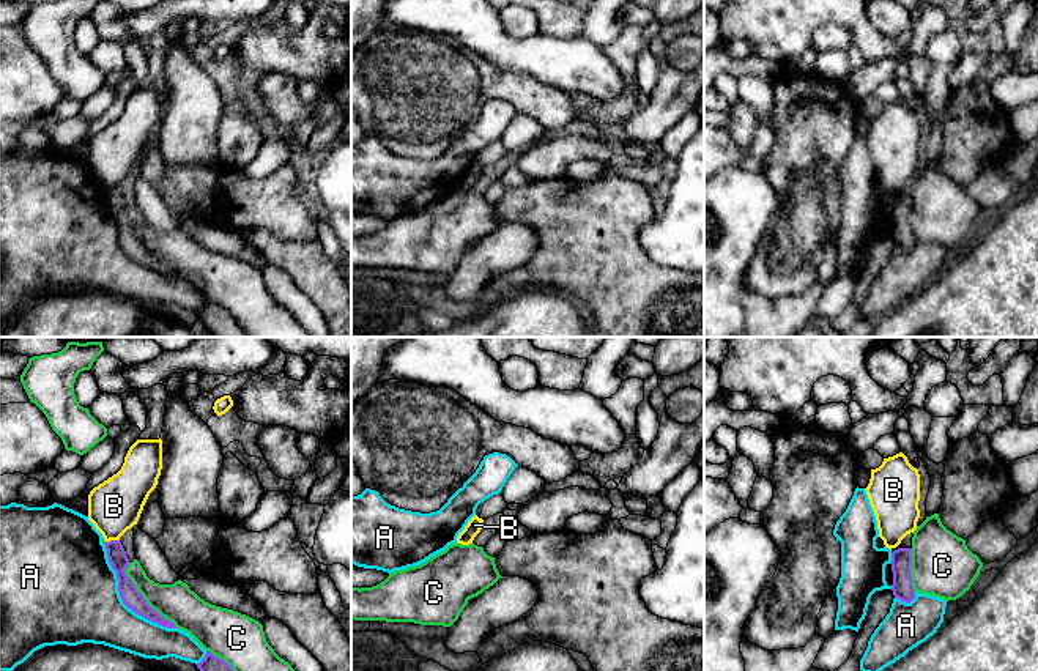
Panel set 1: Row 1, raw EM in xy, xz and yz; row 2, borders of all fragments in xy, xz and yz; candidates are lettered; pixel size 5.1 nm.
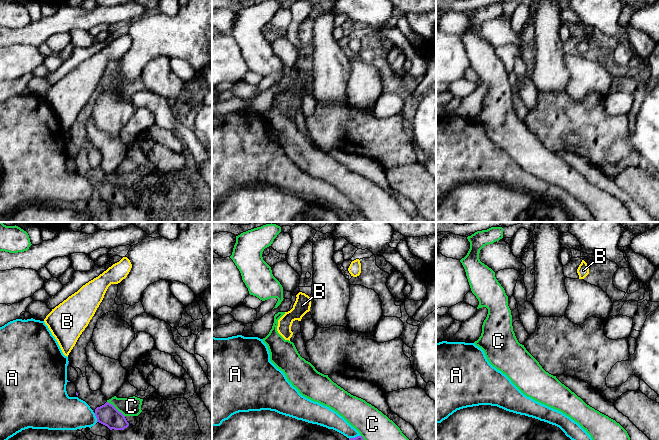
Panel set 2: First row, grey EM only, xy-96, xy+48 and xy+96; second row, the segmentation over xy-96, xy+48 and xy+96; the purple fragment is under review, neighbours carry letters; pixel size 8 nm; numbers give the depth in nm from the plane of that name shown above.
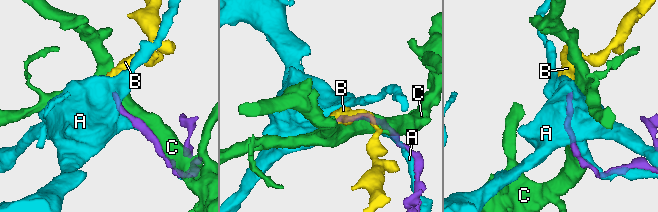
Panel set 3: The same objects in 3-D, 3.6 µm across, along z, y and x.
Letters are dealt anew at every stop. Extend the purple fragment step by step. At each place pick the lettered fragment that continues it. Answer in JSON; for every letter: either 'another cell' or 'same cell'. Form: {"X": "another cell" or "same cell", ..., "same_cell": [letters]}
{"A": "another cell", "B": "another cell", "C": "another cell", "same_cell": []}

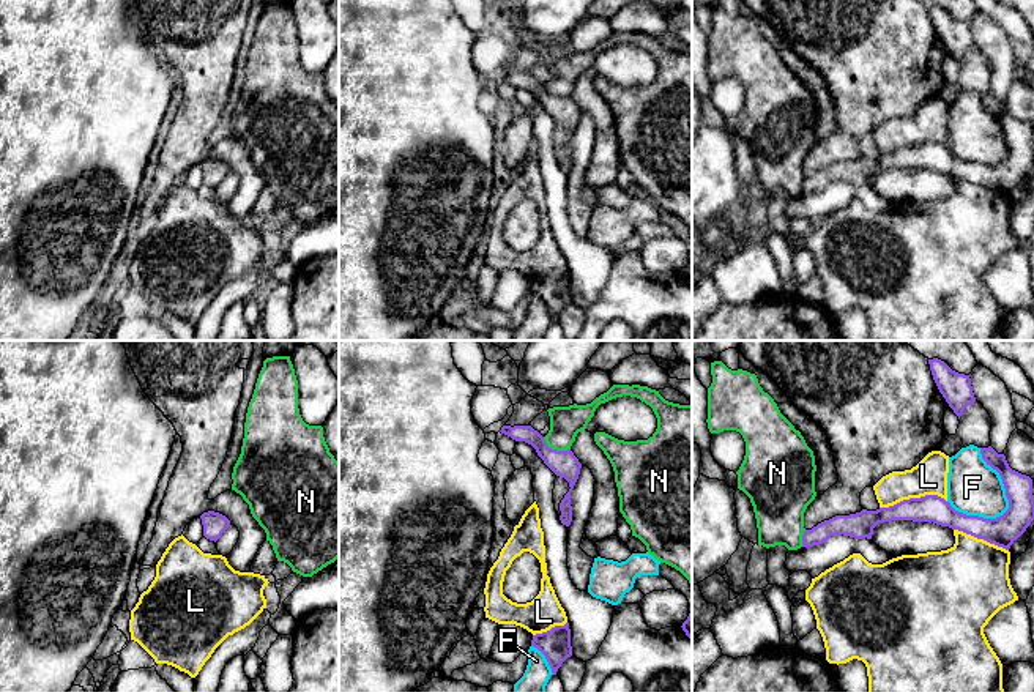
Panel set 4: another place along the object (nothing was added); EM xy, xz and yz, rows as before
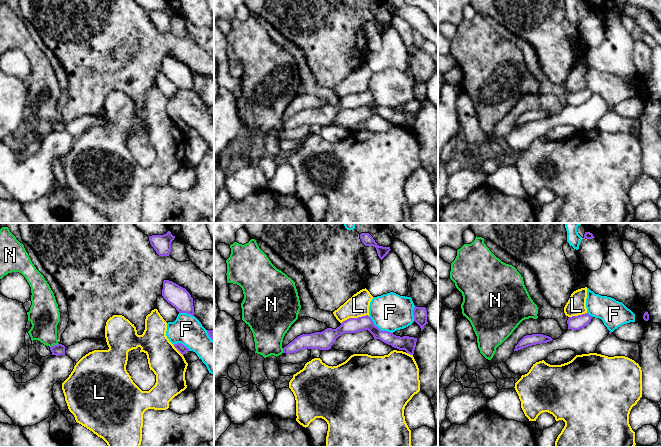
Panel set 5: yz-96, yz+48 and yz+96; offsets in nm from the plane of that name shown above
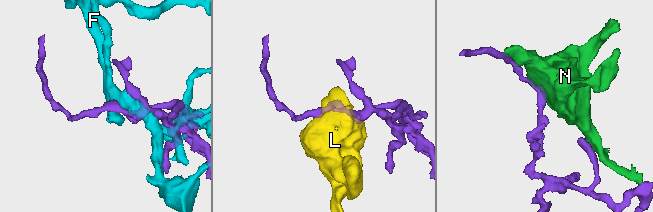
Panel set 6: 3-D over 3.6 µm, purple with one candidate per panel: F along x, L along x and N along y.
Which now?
{"F": "another cell", "L": "another cell", "N": "another cell", "same_cell": []}

